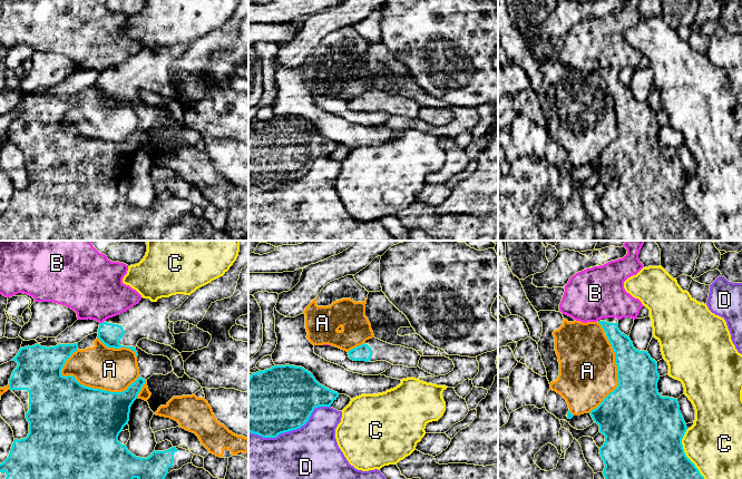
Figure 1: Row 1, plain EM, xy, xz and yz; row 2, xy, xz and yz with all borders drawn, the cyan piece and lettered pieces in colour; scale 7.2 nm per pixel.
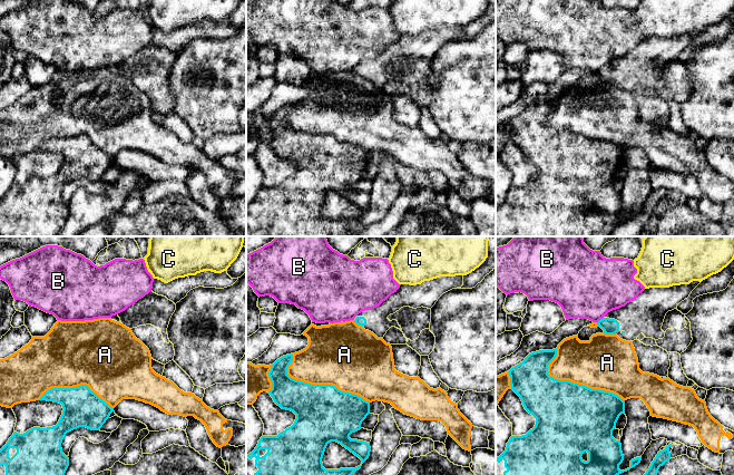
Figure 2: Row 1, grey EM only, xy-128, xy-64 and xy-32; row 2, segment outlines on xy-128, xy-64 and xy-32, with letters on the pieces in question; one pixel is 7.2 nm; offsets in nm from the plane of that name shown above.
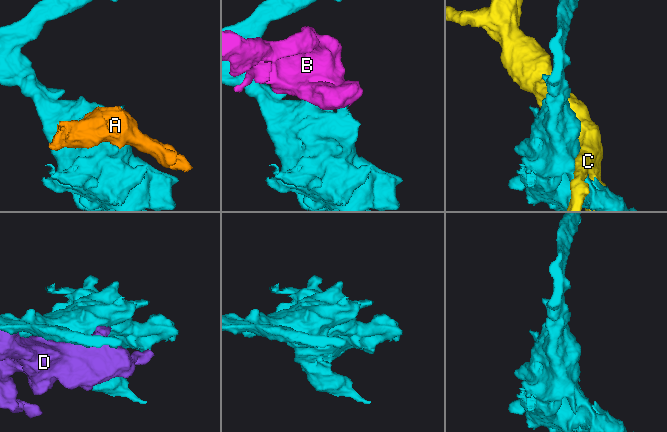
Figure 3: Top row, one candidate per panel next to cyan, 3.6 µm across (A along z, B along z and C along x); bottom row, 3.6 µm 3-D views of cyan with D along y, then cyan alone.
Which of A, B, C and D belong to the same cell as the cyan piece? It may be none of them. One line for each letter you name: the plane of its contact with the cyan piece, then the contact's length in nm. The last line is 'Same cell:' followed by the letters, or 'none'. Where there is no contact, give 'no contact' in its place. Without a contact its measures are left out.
Same cell: none

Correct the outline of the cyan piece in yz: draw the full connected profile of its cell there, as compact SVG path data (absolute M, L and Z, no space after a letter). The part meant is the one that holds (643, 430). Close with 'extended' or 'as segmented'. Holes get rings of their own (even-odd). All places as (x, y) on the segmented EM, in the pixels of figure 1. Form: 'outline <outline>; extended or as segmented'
outline M616 317L601 319L597 322L606 332L615 352L618 380L617 388L589 412L594 422L599 426L599 432L605 436L605 442L599 448L605 465L603 470L605 479L704 479L684 452L682 439L687 427L681 414L677 399L662 397L658 393L660 374L656 361L647 351L638 351L634 348L629 336L619 331Z; extended

